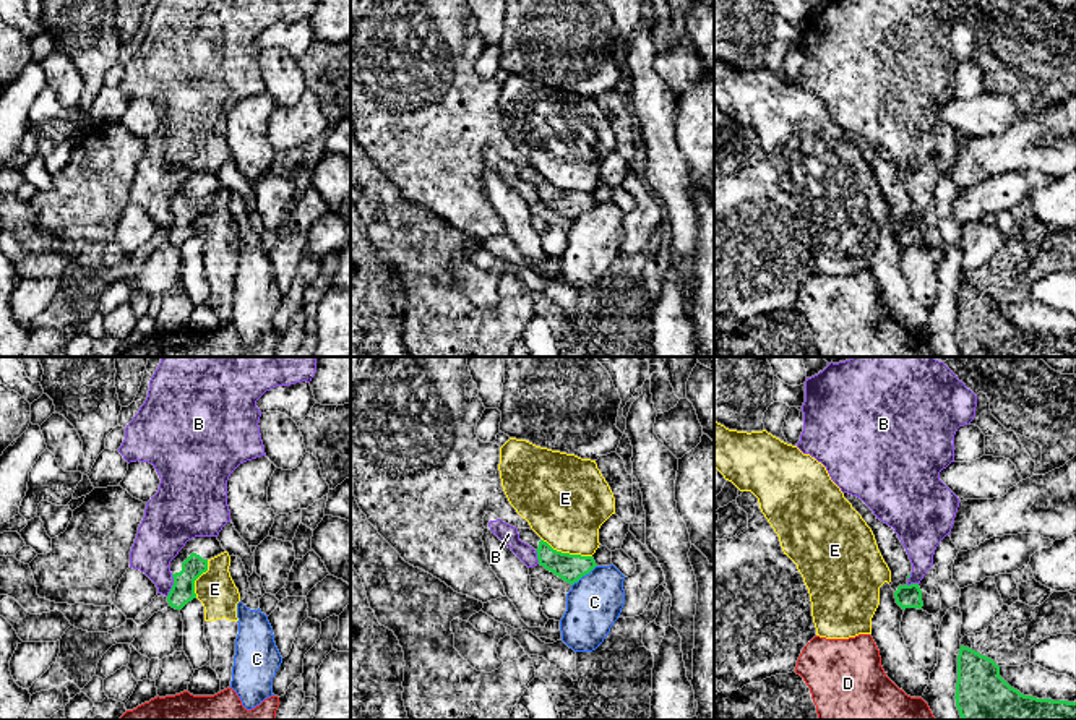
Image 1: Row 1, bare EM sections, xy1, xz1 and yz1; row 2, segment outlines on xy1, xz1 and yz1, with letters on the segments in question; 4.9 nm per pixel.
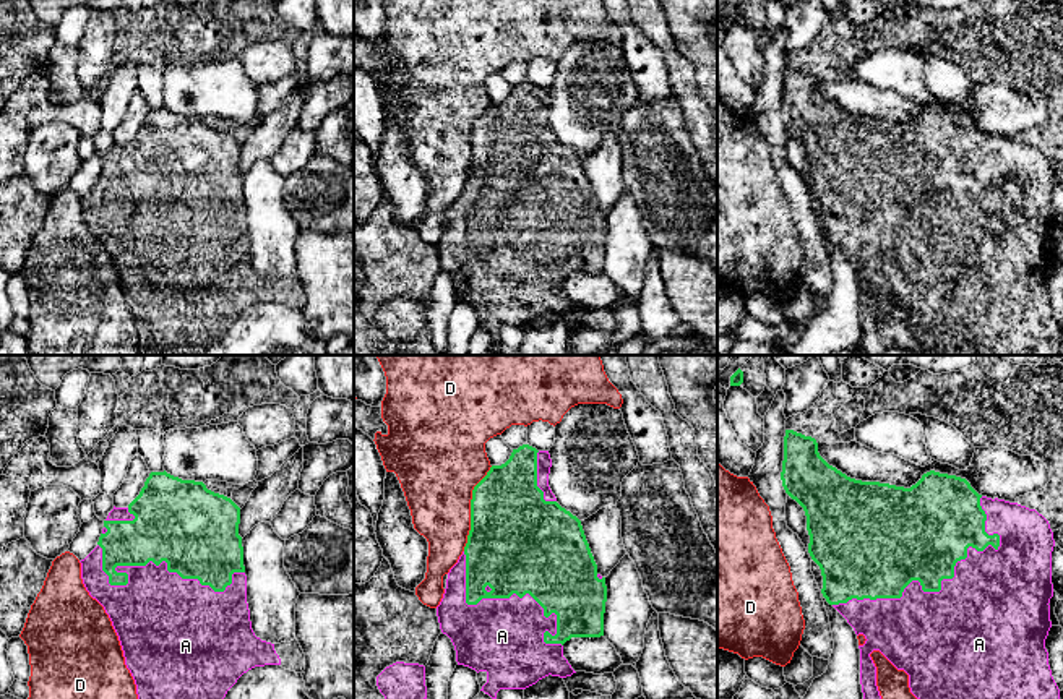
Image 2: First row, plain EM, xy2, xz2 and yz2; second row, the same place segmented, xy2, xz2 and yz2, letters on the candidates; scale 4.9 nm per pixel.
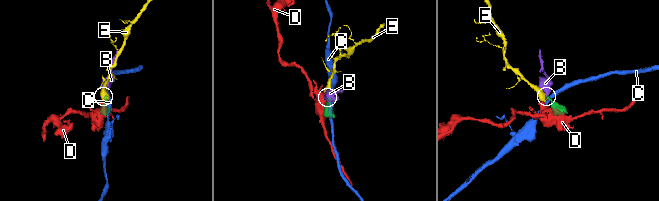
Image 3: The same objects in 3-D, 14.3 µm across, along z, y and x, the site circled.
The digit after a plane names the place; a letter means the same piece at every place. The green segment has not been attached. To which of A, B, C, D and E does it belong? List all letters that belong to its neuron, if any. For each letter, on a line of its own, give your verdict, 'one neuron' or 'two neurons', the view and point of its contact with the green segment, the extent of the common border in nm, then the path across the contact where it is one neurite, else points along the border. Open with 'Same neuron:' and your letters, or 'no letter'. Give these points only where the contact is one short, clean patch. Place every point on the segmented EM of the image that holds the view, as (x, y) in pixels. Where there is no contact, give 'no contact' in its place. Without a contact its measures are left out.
Same neuron: A
A: one neuron; meets green in yz2 at (945, 578); contact 900 nm long
B: two neurons; meets green in xy1 at (172, 586); contact 120 nm long; border along xy1 (172, 574), (172, 587), (166, 595)
C: two neurons; meets green in xz1 at (583, 574); contact 170 nm long; border along xz1 (596, 565), (572, 586)
D: two neurons; meets green in xz2 at (471, 508); contact 440 nm long
E: two neurons; meets green in xz1 at (567, 553); contact 260 nm long; border along xz1 (542, 539), (557, 550), (591, 557)

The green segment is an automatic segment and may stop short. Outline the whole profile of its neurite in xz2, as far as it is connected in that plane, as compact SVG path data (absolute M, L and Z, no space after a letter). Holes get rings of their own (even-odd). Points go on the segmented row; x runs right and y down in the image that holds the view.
M523 444L513 449L505 464L492 465L474 487L467 543L448 572L445 594L437 607L440 629L451 639L458 665L485 671L487 683L480 691L492 699L497 699L500 689L526 689L549 675L571 676L576 671L563 657L563 644L571 637L604 636L605 577L597 572L581 521L562 508L552 493L550 467L549 451Z

